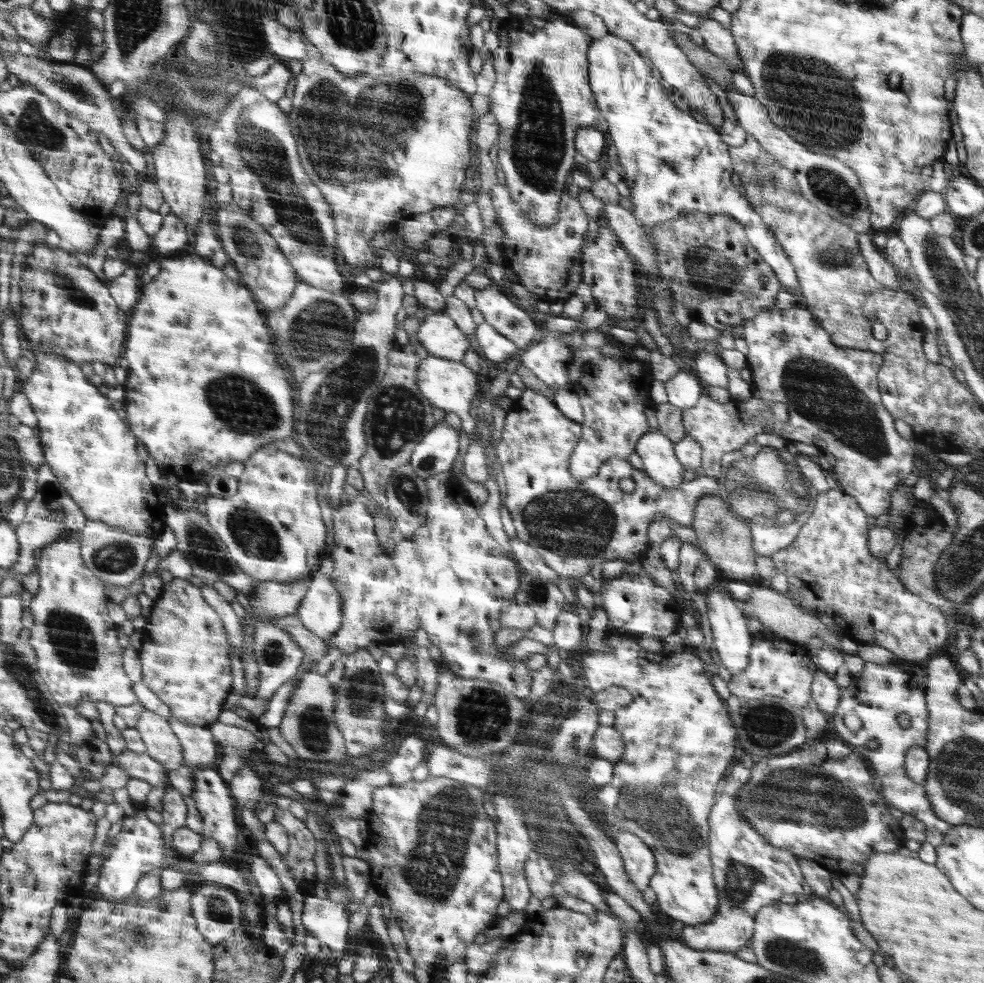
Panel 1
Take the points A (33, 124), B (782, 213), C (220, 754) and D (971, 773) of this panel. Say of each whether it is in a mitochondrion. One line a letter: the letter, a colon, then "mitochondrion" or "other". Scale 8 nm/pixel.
A: mitochondrion
B: other
C: other
D: mitochondrion

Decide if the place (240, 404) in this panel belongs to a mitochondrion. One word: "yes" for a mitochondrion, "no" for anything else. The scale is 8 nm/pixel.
yes

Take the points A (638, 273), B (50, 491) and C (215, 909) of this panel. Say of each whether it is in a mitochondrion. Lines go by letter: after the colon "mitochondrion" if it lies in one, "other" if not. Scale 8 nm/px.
A: other
B: mitochondrion
C: mitochondrion

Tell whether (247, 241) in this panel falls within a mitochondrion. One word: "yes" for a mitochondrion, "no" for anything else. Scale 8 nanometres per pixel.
yes

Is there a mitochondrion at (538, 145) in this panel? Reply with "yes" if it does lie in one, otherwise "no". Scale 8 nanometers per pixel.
yes

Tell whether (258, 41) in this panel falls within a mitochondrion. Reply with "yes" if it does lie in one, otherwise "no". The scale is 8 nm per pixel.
yes

